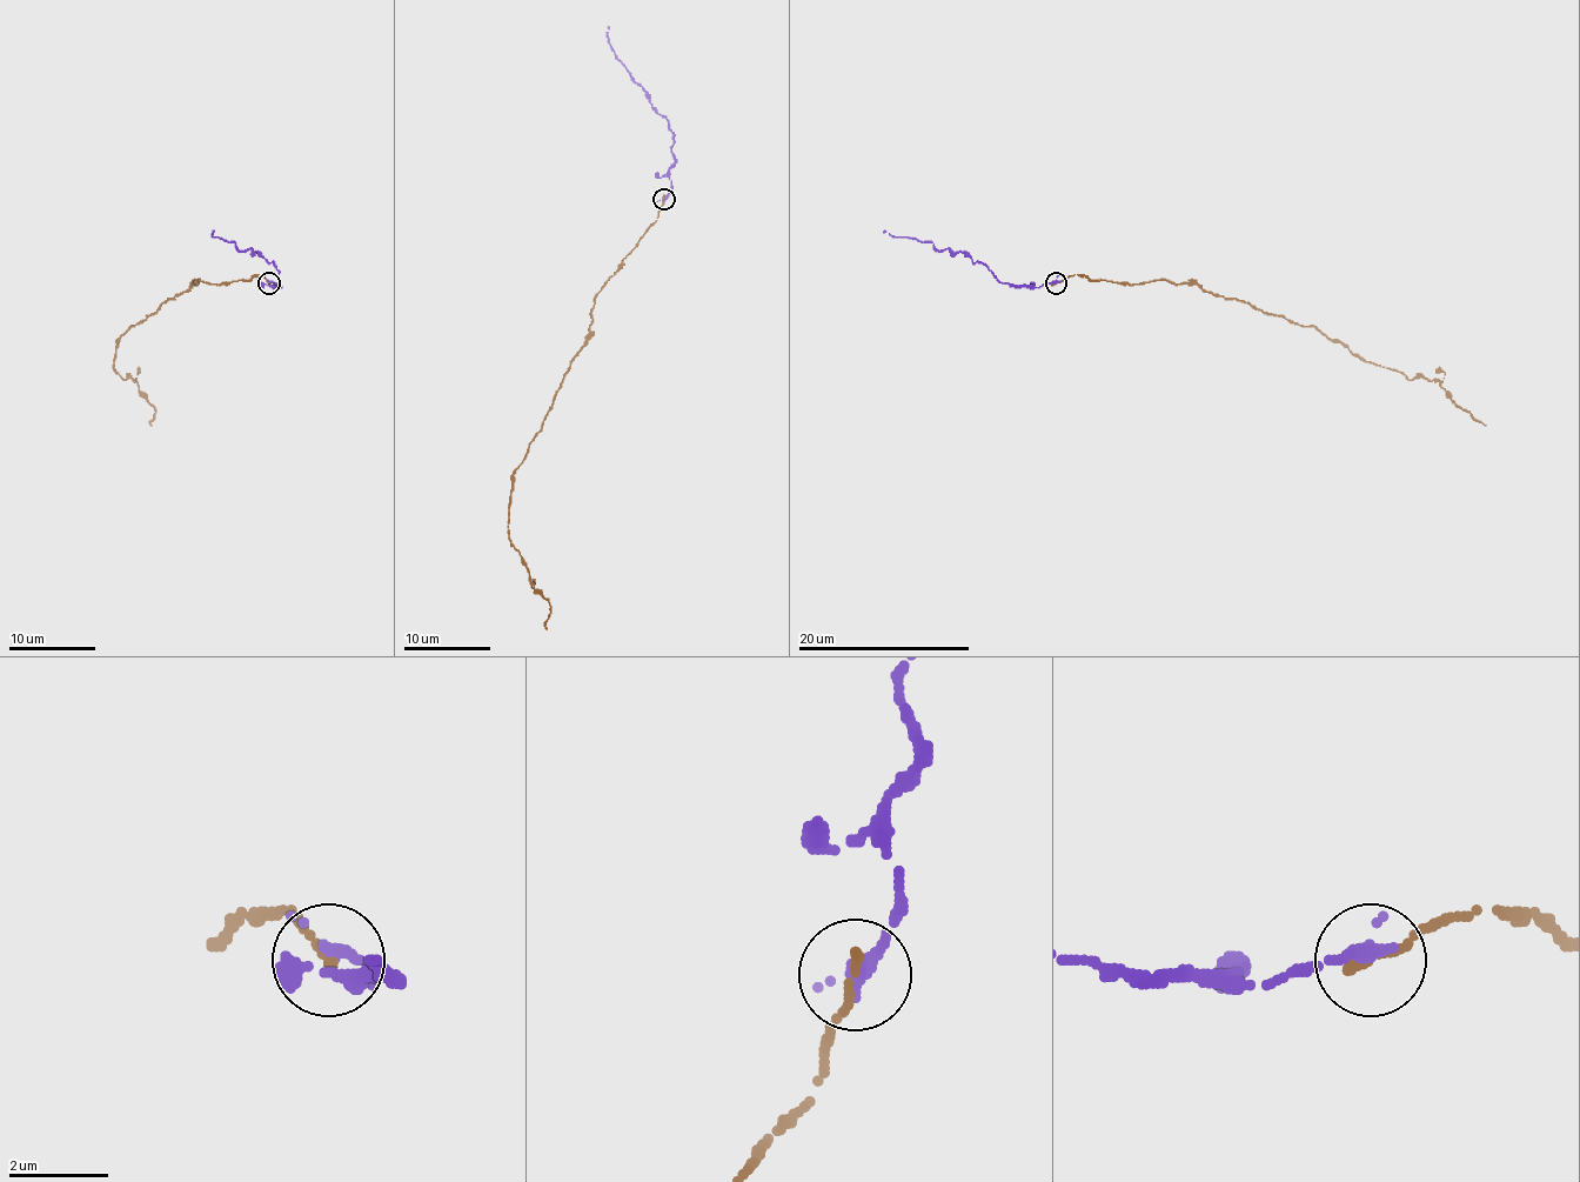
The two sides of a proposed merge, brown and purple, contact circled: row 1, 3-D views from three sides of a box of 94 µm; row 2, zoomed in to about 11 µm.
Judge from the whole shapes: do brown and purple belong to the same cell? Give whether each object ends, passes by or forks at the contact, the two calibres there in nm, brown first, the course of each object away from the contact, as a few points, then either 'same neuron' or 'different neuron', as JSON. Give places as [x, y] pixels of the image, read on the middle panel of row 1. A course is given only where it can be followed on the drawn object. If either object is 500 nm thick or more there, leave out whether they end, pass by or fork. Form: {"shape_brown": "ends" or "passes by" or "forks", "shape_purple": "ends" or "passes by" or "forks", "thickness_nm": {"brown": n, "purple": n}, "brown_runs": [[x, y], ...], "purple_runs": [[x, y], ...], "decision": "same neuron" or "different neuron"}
{"shape_brown": "ends", "shape_purple": "ends", "thickness_nm": {"brown": 240, "purple": 320}, "brown_runs": [[663, 199], [656, 220], [596, 295], [590, 339], [570, 362], [515, 472], [508, 539], [549, 601], [547, 629]], "purple_runs": [[663, 199], [671, 181], [674, 135], [650, 97], [611, 49], [609, 26]], "decision": "same neuron"}

